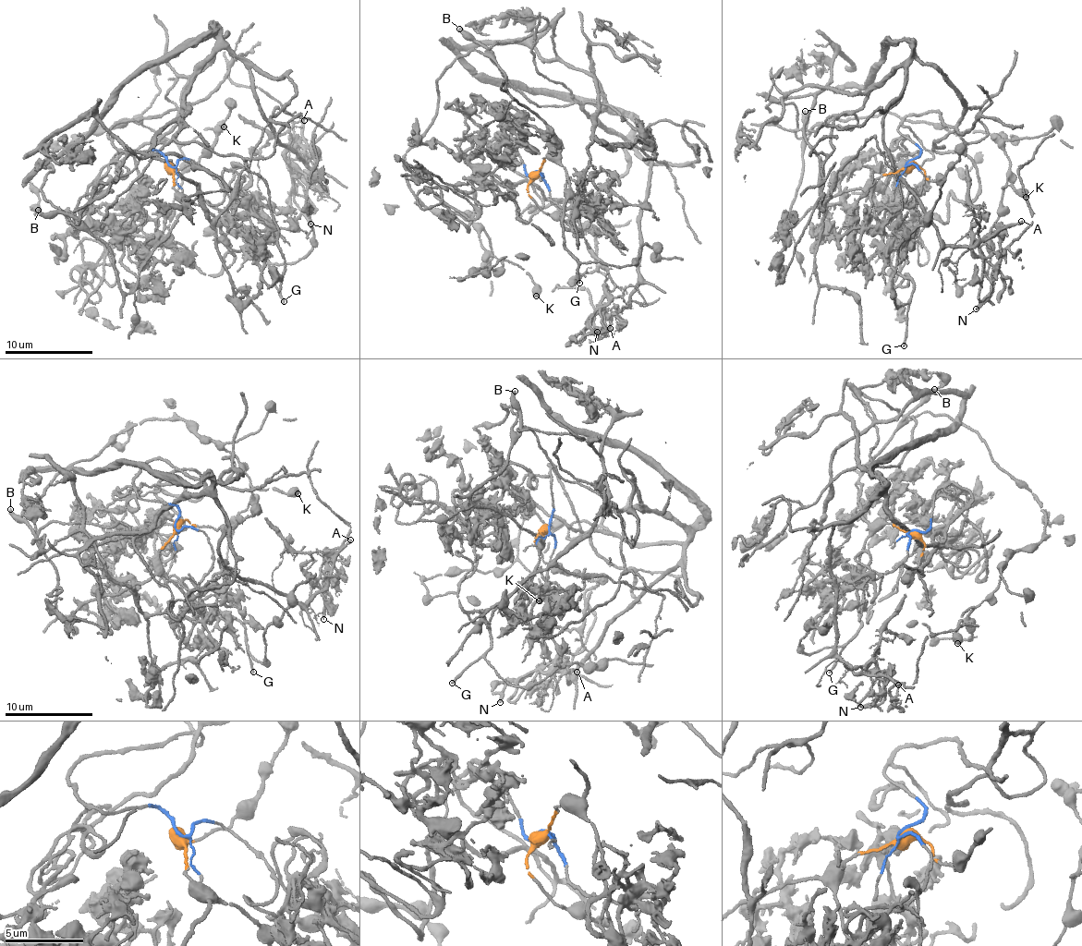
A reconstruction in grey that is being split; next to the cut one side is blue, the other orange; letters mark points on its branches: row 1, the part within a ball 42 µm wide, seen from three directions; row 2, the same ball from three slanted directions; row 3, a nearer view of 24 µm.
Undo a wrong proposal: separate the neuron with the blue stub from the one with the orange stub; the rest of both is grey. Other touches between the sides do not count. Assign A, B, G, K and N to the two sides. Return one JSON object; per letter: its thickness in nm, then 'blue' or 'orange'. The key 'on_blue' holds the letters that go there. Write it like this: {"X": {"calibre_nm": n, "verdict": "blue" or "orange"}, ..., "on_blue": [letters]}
{"A": {"calibre_nm": 200, "verdict": "blue"}, "B": {"calibre_nm": 360, "verdict": "orange"}, "G": {"calibre_nm": 180, "verdict": "orange"}, "K": {"calibre_nm": 600, "verdict": "orange"}, "N": {"calibre_nm": 240, "verdict": "blue"}, "on_blue": ["A", "N"]}

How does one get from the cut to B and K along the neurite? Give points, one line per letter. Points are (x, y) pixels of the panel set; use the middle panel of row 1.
B: (535, 174), (558, 151), (559, 138), (508, 94), (507, 78), (487, 48), (460, 28)
K: (535, 174), (559, 138), (470, 49), (437, 80), (437, 115), (405, 153), (409, 191), (463, 216), (537, 297)

